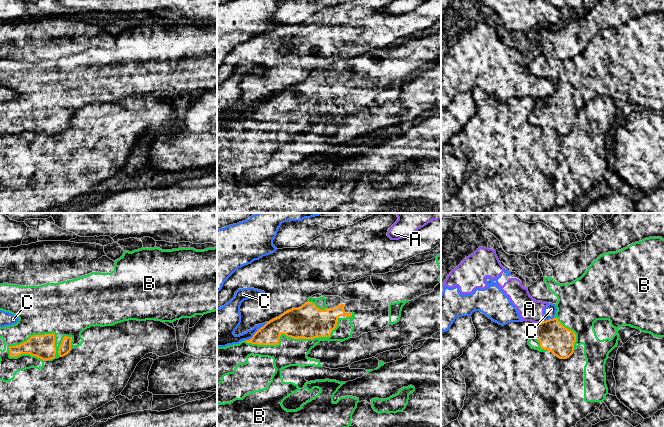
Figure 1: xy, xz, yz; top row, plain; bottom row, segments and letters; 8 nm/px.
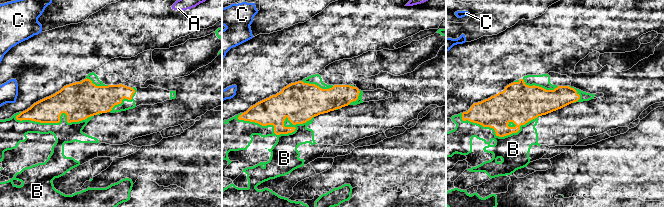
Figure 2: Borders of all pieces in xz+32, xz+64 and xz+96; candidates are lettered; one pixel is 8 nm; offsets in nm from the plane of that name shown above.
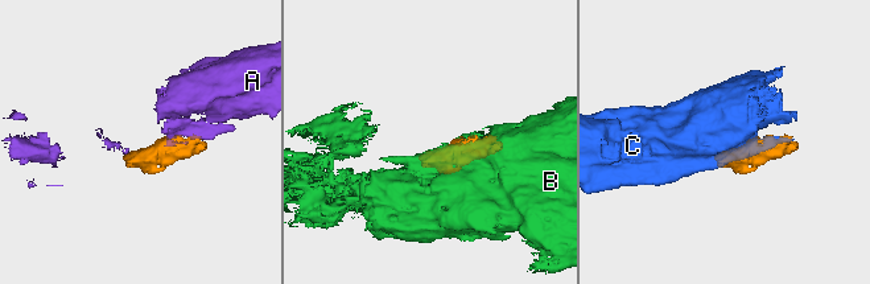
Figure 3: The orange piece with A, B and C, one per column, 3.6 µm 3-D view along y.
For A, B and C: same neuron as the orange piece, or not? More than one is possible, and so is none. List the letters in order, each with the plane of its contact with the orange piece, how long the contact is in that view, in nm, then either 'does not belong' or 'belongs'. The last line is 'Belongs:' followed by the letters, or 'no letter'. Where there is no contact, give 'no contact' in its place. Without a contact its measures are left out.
A: contact in yz; length 70 nm; does not belong
B: contact in xy; length 550 nm; belongs
C: contact in xz; length 220 nm; does not belong
Belongs: B

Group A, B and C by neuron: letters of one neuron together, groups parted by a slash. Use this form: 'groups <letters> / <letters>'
groups A C / B

